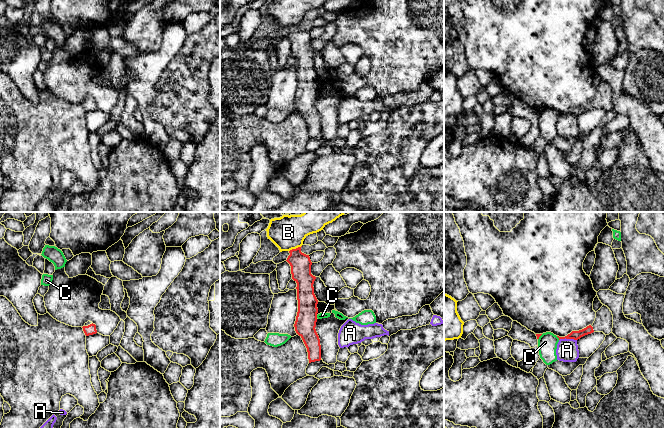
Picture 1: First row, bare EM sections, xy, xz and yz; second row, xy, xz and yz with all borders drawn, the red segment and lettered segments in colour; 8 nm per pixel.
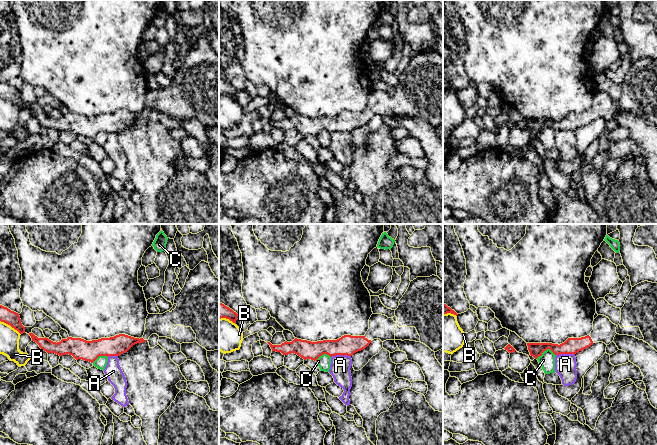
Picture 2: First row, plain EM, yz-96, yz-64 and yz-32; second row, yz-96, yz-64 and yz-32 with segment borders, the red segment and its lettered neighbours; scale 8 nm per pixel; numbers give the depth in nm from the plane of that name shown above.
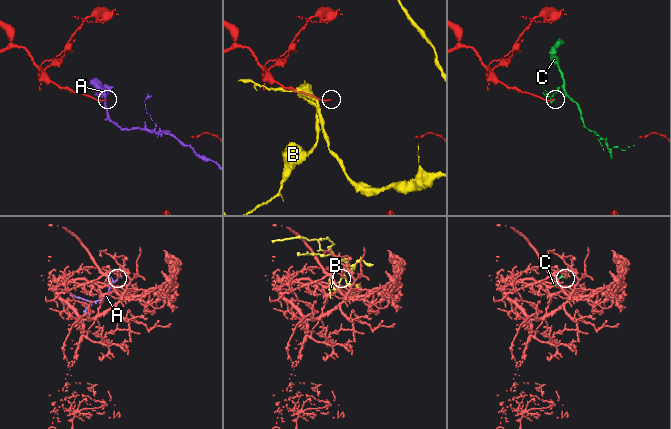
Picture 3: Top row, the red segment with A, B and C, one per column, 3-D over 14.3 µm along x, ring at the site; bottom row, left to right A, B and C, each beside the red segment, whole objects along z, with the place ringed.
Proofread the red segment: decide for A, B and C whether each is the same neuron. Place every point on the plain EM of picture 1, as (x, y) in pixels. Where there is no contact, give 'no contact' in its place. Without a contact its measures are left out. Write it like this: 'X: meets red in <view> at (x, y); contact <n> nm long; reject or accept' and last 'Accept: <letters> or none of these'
A: meets red in yz at (567, 114); contact 140 nm long; reject
B: meets red in xz at (296, 24); contact 120 nm long; reject
C: meets red in yz at (558, 113); contact 40 nm long; reject
Accept: none of these

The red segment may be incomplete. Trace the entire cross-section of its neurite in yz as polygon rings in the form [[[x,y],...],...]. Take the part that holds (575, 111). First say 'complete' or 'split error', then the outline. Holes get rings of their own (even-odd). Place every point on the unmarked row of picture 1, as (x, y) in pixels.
split error; [[[603,81],[597,88],[596,94],[593,101],[589,101],[586,104],[579,106],[579,107],[572,107],[565,113],[559,113],[560,115],[574,115],[578,116],[581,113],[591,110],[593,108],[603,108],[605,111],[609,111],[612,109],[613,104],[613,91],[610,85]]]

